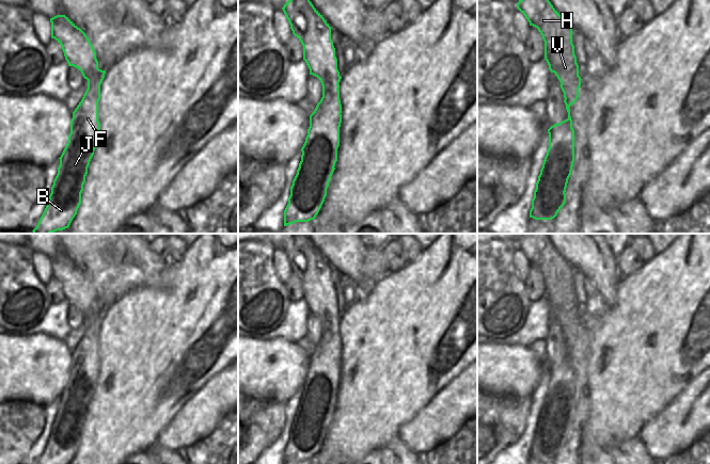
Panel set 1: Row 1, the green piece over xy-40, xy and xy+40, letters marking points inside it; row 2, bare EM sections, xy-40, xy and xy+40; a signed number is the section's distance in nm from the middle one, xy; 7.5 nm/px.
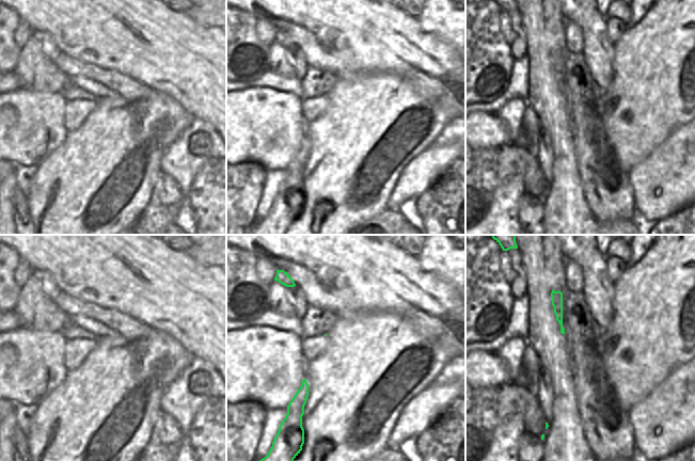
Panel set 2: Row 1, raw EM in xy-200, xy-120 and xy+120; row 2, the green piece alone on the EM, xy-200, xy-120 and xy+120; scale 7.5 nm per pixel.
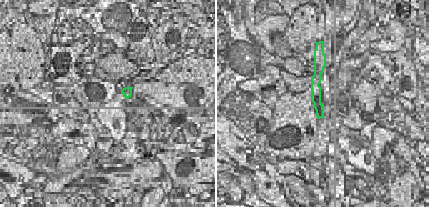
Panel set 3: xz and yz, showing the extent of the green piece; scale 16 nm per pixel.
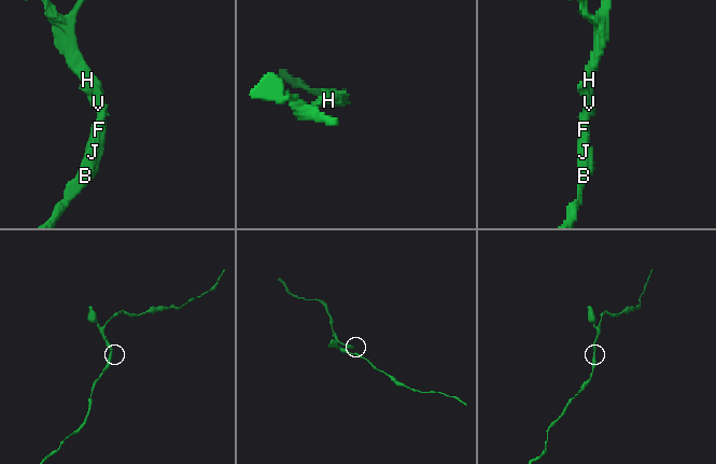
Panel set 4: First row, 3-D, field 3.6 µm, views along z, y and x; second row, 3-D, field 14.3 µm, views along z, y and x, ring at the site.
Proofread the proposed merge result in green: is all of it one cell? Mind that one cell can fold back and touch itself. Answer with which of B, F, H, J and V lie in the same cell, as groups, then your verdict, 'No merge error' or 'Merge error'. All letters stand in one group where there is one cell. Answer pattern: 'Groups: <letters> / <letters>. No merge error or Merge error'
Groups: B F H J V. No merge error

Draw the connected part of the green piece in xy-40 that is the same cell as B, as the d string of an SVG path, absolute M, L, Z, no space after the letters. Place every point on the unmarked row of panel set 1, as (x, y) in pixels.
M57 254L50 261L51 277L62 285L68 305L78 307L88 319L88 327L73 351L68 381L59 397L58 413L37 464L70 464L81 443L88 406L98 379L98 340L106 309L98 307L90 278L68 256Z

